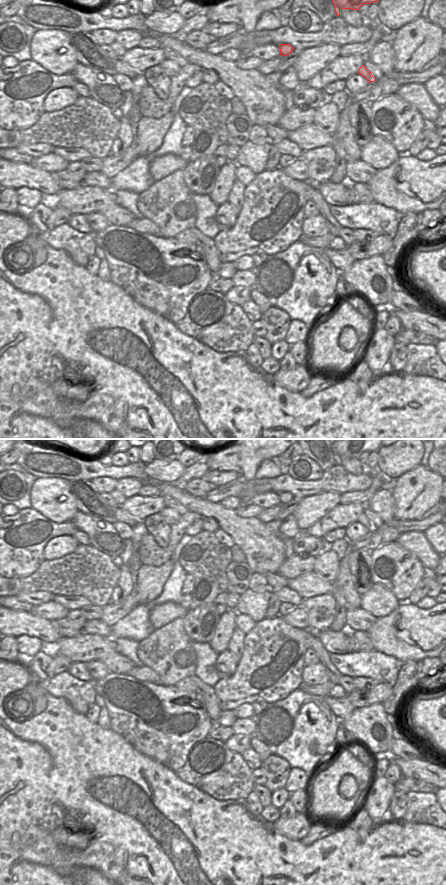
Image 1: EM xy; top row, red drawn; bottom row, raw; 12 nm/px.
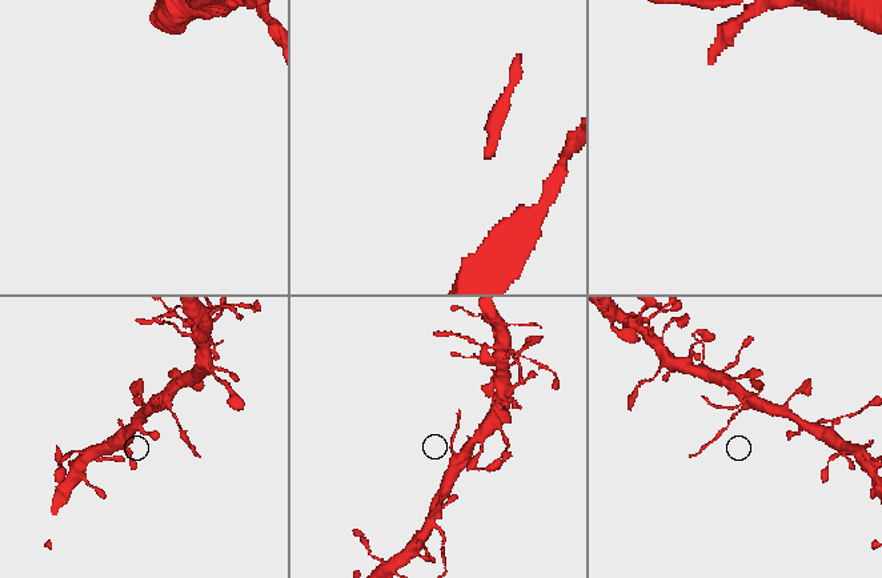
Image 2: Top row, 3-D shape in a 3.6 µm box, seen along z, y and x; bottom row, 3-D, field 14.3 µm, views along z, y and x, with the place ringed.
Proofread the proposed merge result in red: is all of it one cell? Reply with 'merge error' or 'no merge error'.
merge error

